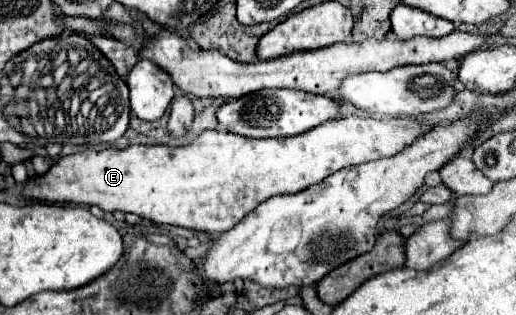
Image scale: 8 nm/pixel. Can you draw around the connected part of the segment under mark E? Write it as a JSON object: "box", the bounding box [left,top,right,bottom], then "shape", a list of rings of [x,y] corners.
{"box":[25,115,433,233],"shape":[[[345,115],[331,119],[329,123],[321,123],[321,127],[313,127],[305,135],[295,137],[279,137],[279,139],[249,139],[225,131],[201,131],[191,143],[169,147],[169,145],[129,145],[127,149],[89,149],[79,151],[55,161],[55,165],[37,179],[33,185],[25,185],[25,195],[43,199],[49,203],[77,203],[77,205],[97,205],[103,211],[123,211],[137,213],[155,223],[177,225],[193,231],[207,233],[223,233],[237,225],[249,211],[253,211],[259,203],[267,201],[275,195],[295,195],[305,191],[311,185],[321,183],[325,177],[333,175],[339,169],[361,165],[365,161],[373,161],[379,157],[391,157],[403,151],[407,145],[417,141],[421,135],[429,133],[433,125],[407,119],[407,117],[391,117],[391,119],[375,119],[361,115]]]}

